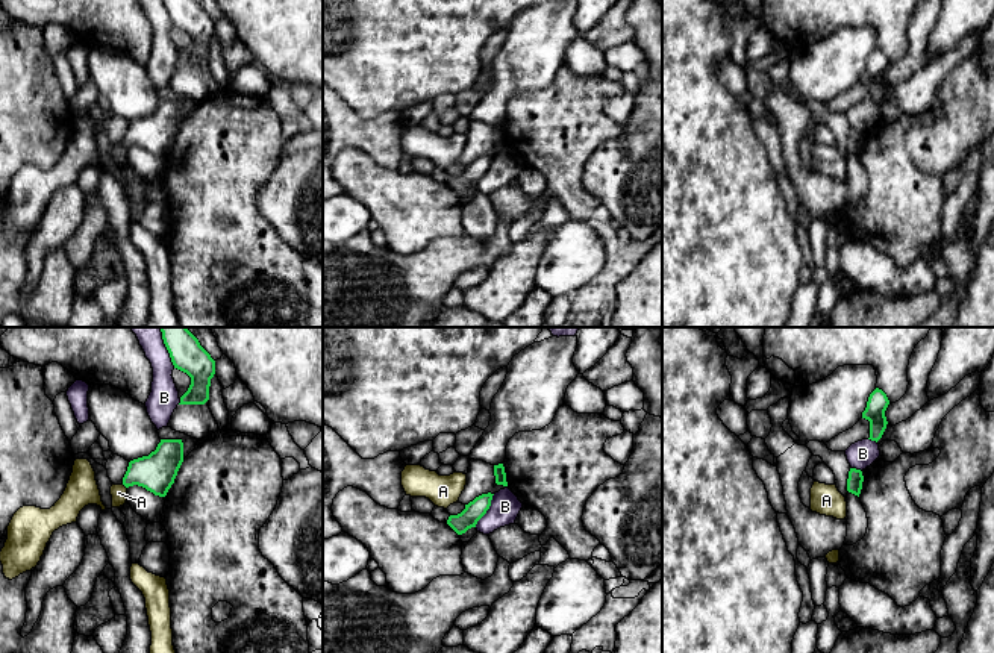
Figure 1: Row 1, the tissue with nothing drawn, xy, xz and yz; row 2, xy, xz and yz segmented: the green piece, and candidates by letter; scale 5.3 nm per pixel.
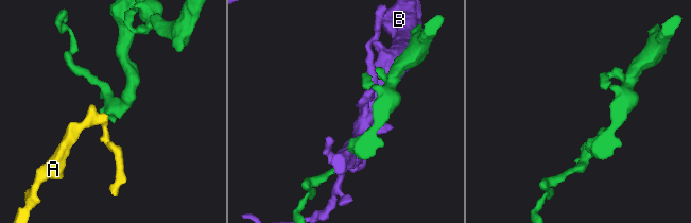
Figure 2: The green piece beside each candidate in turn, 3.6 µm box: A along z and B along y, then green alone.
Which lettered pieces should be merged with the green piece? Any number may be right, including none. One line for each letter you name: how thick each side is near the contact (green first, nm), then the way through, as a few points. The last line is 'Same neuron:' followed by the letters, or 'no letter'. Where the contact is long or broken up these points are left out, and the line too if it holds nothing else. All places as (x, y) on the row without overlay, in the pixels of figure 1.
A: Thickness 200 nm (green) against 90 nm. Path across: xy (156, 134), (137, 134), (125, 146), (118, 153)
Same neuron: A

